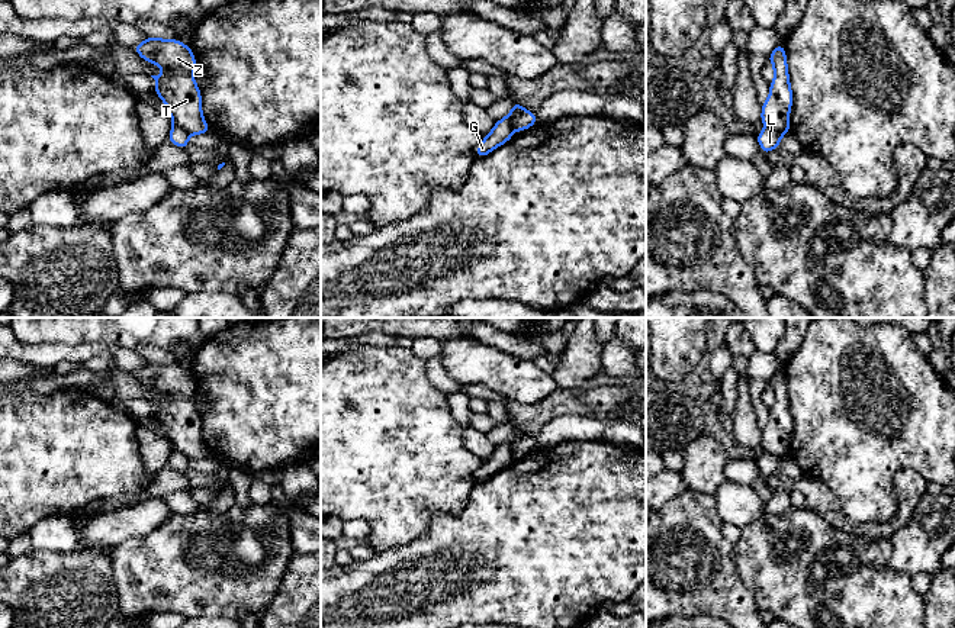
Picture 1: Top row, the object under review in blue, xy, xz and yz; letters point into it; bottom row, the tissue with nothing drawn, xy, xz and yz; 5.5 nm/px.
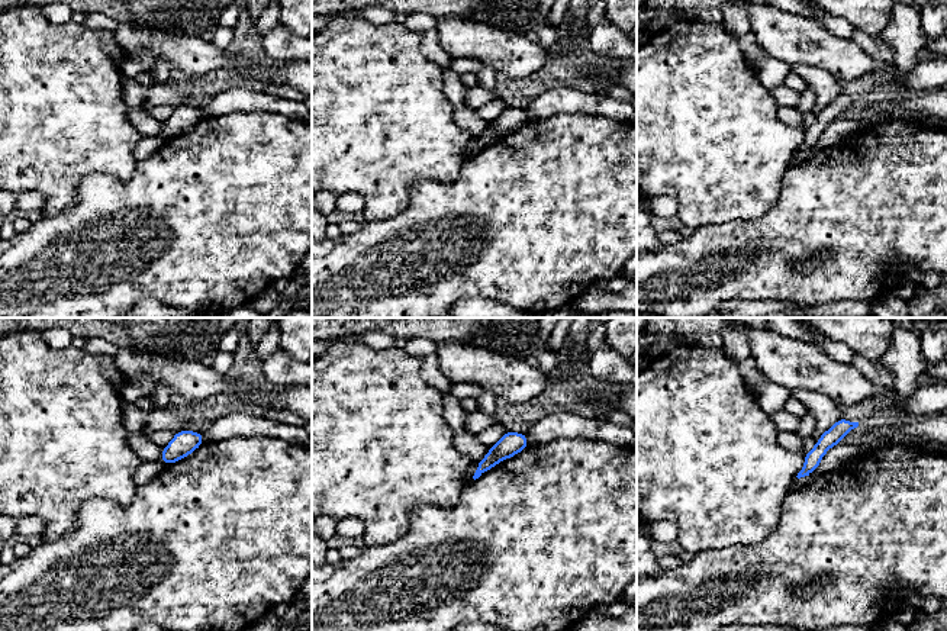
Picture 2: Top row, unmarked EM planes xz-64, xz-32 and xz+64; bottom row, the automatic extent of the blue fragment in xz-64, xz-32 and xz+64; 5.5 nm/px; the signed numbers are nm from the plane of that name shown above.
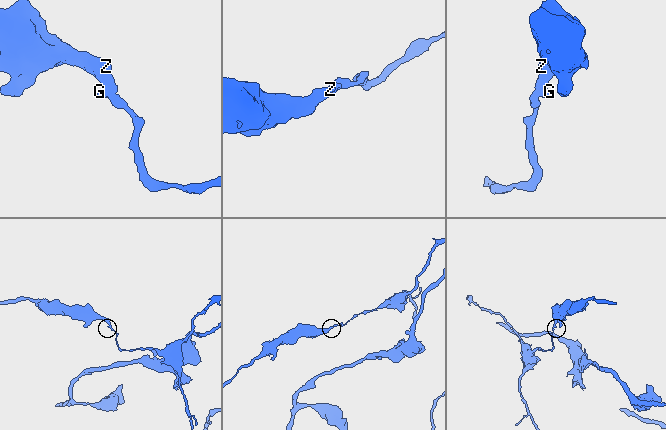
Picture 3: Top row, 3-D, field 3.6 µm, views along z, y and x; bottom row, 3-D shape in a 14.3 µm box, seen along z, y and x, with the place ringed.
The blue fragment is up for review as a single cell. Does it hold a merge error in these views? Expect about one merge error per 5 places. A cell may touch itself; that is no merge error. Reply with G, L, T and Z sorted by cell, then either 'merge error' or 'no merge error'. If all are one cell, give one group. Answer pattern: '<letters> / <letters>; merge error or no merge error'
G L / T Z; merge error

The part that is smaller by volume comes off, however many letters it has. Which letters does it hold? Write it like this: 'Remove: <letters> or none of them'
Remove: G, L

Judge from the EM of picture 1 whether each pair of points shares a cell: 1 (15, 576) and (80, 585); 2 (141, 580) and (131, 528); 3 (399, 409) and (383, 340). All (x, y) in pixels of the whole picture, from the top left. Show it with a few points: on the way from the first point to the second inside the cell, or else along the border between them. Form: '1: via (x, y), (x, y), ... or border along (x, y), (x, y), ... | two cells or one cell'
1: via (31, 585), (64, 585) | one cell
2: border along (163, 522), (142, 535), (118, 543), (112, 548) | two cells
3: border along (396, 345), (354, 345), (351, 348) | two cells

